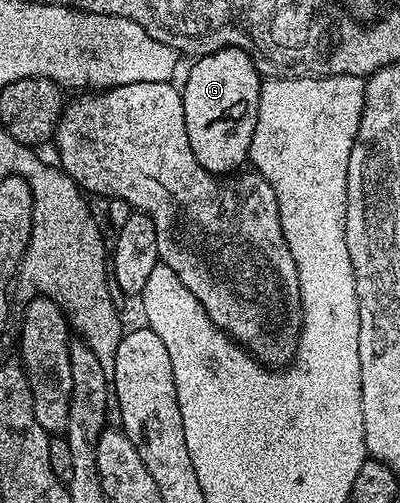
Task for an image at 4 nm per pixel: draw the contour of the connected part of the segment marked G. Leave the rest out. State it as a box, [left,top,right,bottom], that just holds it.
[180,48,263,178]

